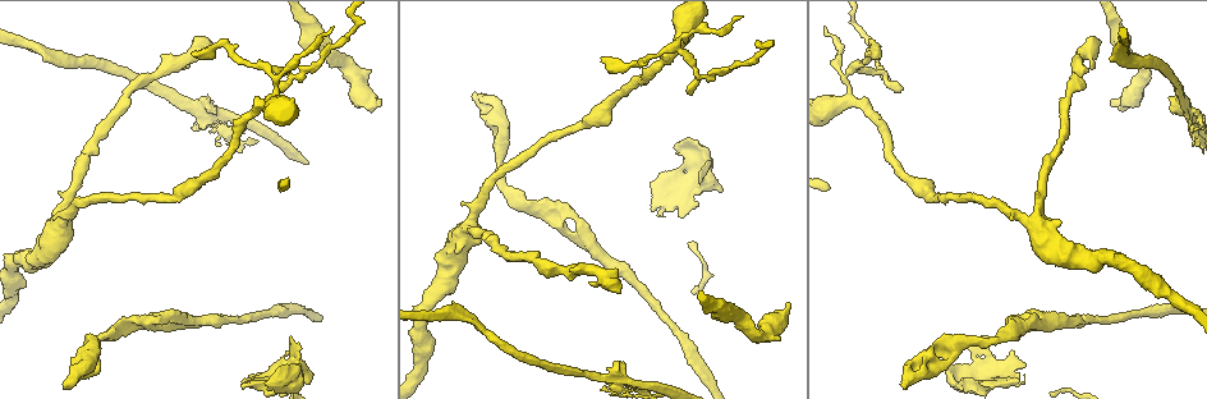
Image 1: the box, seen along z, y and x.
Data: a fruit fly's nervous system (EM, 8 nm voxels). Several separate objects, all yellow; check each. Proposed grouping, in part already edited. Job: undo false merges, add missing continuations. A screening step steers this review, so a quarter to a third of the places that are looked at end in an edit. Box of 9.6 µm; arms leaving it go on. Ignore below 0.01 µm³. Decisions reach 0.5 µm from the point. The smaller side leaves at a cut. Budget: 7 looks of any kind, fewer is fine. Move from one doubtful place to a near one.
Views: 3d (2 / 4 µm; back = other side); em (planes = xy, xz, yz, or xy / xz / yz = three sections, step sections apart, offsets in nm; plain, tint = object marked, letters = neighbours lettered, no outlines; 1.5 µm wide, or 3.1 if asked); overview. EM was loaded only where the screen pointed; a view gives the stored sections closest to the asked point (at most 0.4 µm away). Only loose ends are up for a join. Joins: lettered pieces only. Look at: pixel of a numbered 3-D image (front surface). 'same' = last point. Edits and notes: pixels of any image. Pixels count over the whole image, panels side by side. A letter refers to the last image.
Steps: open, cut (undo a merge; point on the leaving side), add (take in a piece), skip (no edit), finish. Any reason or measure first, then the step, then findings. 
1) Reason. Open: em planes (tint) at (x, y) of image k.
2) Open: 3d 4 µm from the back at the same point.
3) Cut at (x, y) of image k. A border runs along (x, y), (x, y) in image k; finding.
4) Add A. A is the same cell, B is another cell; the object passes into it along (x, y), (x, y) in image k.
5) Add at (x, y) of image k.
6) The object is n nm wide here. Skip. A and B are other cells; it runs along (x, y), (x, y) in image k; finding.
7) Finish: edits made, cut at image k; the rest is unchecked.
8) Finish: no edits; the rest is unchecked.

Arms part here. Open: em planes (tint) at (211, 115) of image 1.

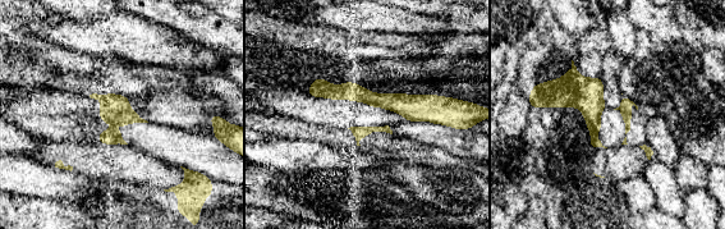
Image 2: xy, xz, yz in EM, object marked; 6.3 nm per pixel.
Open: em planes (letters) at the same point.

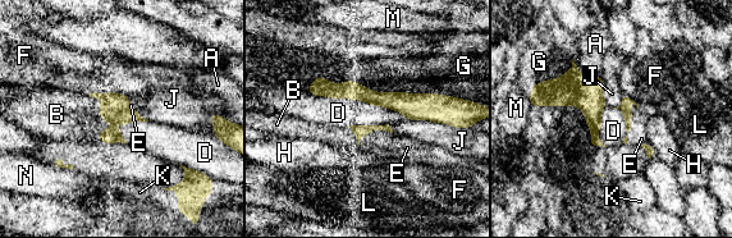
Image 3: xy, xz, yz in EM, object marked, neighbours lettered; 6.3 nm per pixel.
The object is 120 nm wide here; the longest contact is with D, 650 nm. Skip. A, B, D, E, F, G, H, J, K, L, M and N are other cells; one neuron here.

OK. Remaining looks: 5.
Open: em planes (letters) at (901, 86) of image 1.

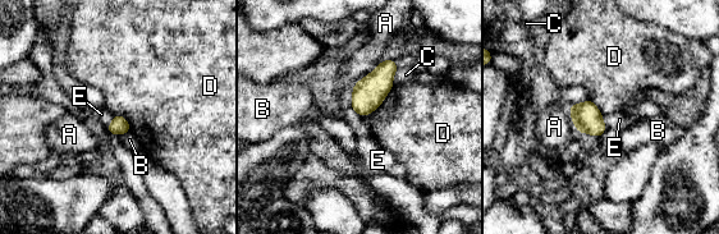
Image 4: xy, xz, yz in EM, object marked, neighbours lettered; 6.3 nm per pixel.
Skip. A, B, C, D and E are other cells; a border runs along (601, 114), (601, 120), (608, 127) in image 4; none of them fits.

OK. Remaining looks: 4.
Open: em xz step 4 (tint) at (909, 364) of image 1.

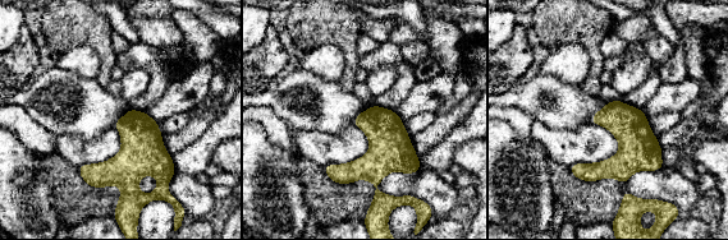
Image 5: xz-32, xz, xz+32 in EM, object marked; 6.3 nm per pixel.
Open: em planes (letters) at the same point.

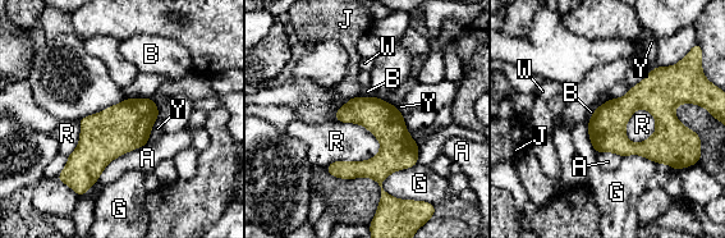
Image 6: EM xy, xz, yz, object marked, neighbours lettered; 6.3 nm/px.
Skip. A, B, G, J, R, W and Y are other cells; all the same neuron.

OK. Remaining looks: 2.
Finish: no edits; the rest is unchecked.

